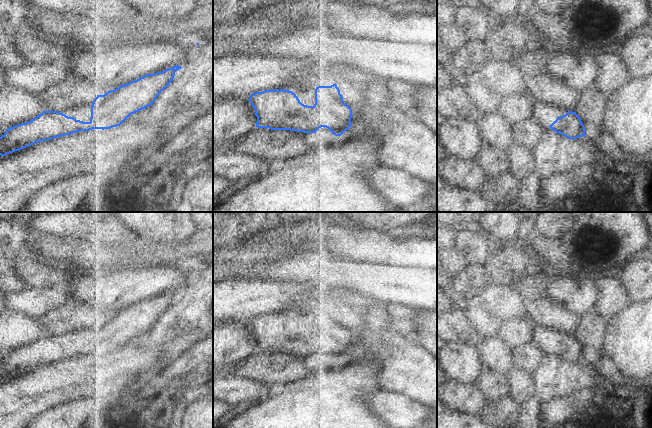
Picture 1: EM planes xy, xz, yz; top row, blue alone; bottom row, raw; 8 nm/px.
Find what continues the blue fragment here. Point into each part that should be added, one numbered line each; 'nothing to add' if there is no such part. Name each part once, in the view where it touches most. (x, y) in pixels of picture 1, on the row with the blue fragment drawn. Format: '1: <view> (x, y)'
nothing to add

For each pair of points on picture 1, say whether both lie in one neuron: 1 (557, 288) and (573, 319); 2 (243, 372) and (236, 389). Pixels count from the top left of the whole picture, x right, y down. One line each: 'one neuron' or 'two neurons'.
1: two neurons
2: two neurons

